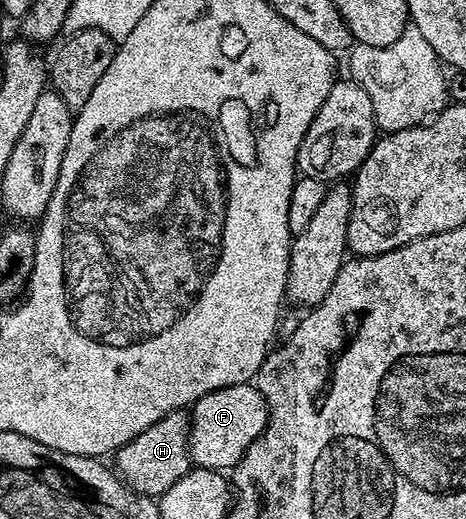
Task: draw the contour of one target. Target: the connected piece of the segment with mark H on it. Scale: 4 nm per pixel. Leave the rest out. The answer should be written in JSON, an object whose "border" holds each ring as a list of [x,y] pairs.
{"border":[[[187,410],[166,413],[161,421],[156,421],[143,430],[133,441],[119,448],[115,452],[114,462],[117,472],[124,480],[124,484],[134,489],[139,495],[159,497],[178,481],[193,466],[188,442],[191,437],[191,418]]]}

